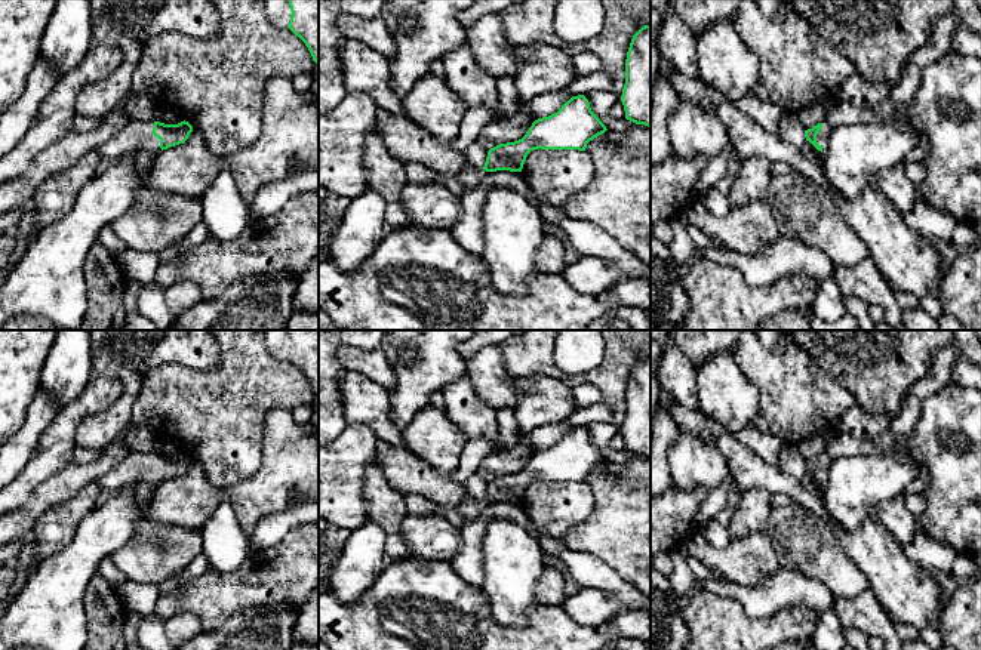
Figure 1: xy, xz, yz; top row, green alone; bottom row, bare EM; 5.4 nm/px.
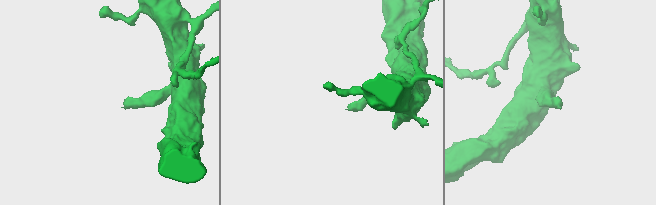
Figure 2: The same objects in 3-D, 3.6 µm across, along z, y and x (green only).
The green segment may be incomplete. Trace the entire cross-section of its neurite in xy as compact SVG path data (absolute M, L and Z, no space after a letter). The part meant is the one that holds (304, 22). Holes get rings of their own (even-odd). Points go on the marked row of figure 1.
M287 0L290 6L289 30L308 47L319 64L319 0Z

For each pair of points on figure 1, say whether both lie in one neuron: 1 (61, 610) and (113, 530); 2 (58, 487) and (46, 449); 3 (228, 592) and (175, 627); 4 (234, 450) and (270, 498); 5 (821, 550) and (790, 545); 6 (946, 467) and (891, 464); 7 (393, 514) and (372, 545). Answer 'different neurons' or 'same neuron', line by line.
1: same neuron
2: different neurons
3: different neurons
4: different neurons
5: same neuron
6: different neurons
7: different neurons

